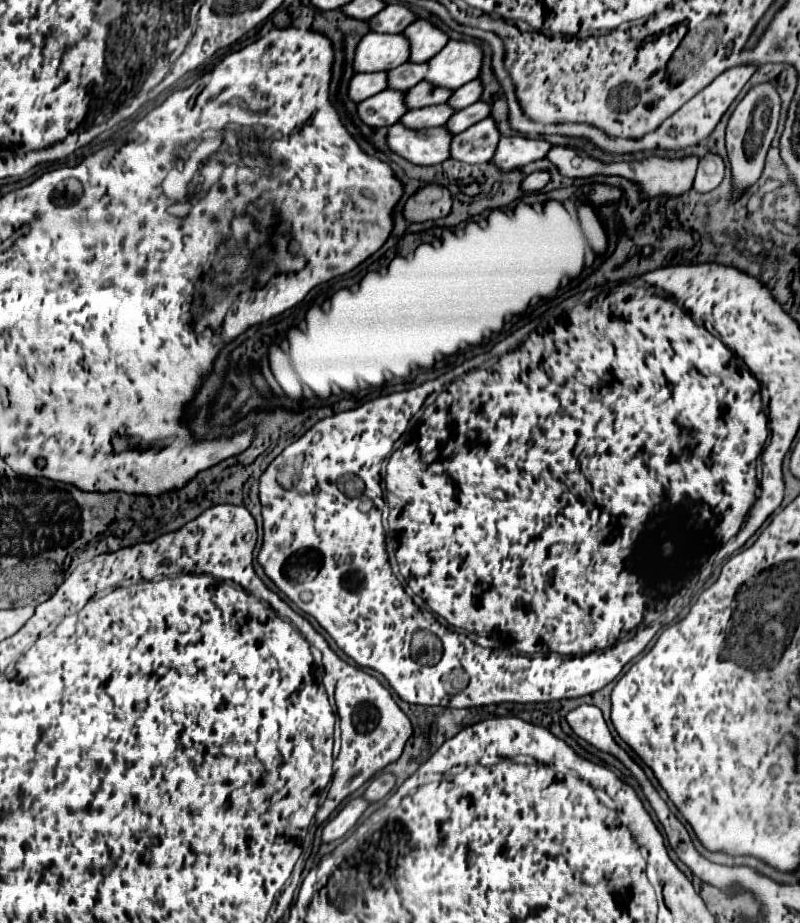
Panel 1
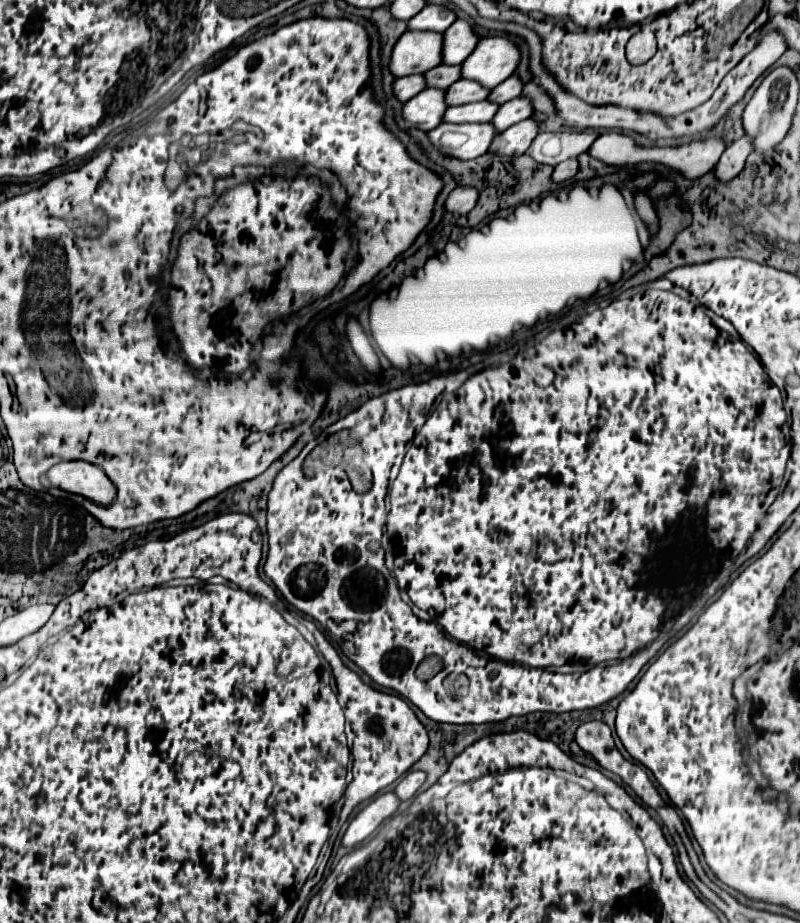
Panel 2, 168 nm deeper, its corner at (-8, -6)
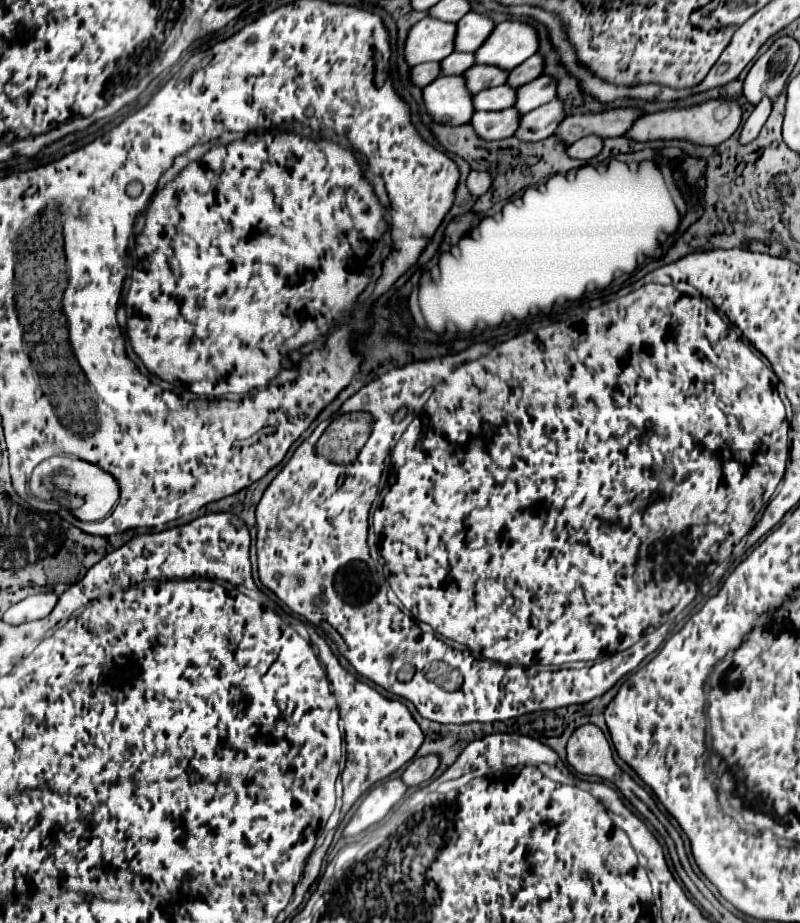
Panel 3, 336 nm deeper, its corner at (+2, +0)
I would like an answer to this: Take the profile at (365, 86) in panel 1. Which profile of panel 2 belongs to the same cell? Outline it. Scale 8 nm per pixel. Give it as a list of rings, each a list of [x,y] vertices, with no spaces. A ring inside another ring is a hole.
[[[421,74],[419,76],[403,76],[403,78],[393,80],[393,96],[399,102],[405,102],[405,100],[413,98],[423,88],[425,88],[425,78]]]

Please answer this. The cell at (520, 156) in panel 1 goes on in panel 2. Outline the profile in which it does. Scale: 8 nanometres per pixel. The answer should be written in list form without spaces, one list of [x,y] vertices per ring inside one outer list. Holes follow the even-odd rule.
[[[543,132],[529,146],[527,156],[537,160],[537,164],[557,166],[559,162],[577,158],[587,152],[597,134],[591,132]]]

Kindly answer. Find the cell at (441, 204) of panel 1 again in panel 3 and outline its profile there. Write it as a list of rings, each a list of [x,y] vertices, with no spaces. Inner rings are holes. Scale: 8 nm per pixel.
[[[473,170],[473,172],[469,174],[469,178],[467,178],[467,188],[471,190],[471,194],[481,196],[481,194],[485,194],[485,192],[491,188],[491,182],[493,182],[491,174]]]

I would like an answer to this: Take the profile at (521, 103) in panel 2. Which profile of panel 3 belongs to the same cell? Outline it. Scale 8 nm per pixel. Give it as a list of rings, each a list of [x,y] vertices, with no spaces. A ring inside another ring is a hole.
[[[543,74],[517,90],[515,108],[521,114],[527,114],[527,112],[551,102],[553,98],[557,98],[557,80],[549,74]]]

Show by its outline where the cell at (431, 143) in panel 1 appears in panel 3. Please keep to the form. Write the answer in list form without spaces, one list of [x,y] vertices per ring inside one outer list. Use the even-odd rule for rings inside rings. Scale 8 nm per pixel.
[[[515,108],[499,110],[499,112],[475,112],[471,126],[485,140],[501,140],[515,134],[519,128],[521,114]]]

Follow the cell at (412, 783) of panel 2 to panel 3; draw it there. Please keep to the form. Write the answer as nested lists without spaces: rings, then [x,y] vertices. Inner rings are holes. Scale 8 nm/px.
[[[429,754],[423,758],[415,758],[403,772],[403,782],[407,786],[417,786],[421,782],[427,782],[435,770],[439,768],[439,754]]]

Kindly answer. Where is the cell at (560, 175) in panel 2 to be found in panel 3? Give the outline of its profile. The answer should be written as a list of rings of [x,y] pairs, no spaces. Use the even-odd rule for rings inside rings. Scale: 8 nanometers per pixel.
[[[589,134],[577,142],[573,142],[567,150],[567,154],[571,158],[579,158],[579,160],[591,160],[595,158],[599,152],[603,150],[603,138],[597,134]]]

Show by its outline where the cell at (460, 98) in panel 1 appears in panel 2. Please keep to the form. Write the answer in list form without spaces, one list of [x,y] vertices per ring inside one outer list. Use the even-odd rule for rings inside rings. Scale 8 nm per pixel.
[[[509,76],[507,80],[503,80],[501,84],[497,84],[497,88],[493,88],[487,96],[487,100],[493,100],[493,104],[505,104],[513,98],[517,98],[521,92],[521,82],[517,76]]]

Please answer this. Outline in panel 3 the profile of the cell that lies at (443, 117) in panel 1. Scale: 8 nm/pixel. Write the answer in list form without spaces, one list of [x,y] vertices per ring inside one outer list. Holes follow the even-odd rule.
[[[495,86],[489,90],[479,92],[473,98],[475,110],[503,110],[503,108],[511,108],[515,104],[515,90],[513,86]]]

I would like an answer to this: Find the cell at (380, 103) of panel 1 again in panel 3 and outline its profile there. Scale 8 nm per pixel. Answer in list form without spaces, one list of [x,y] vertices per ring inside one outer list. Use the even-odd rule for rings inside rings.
[[[441,76],[423,88],[427,112],[439,124],[469,124],[473,108],[473,94],[467,90],[467,80],[461,76]]]

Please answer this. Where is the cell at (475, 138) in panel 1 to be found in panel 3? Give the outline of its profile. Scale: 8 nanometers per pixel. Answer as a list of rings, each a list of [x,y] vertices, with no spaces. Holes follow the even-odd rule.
[[[555,98],[543,106],[535,108],[533,112],[523,114],[521,126],[515,136],[521,140],[527,140],[527,142],[543,140],[543,138],[555,134],[555,130],[559,128],[559,122],[563,122],[565,116],[567,114],[563,108],[563,100]]]

